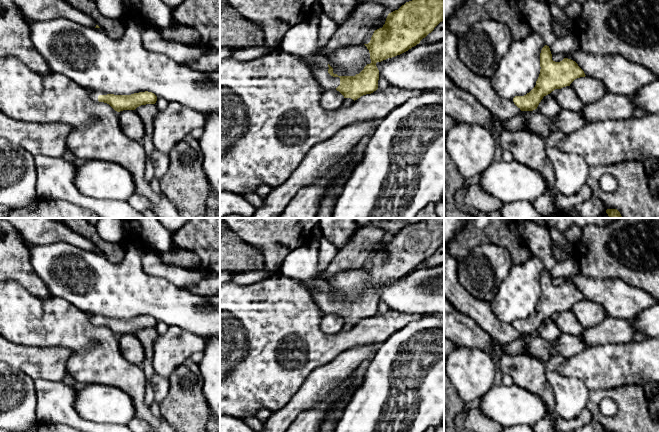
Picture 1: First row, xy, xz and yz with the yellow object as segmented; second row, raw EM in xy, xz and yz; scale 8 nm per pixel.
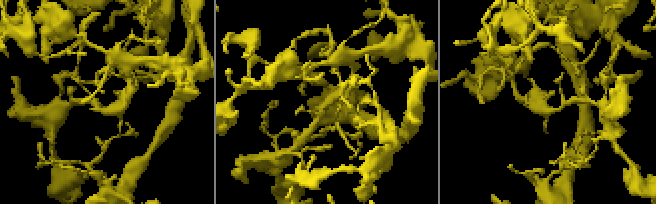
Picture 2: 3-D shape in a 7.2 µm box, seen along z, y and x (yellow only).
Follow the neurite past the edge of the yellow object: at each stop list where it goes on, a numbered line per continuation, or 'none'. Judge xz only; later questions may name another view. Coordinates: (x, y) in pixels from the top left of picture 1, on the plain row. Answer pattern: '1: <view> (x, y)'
1: xz (319, 291)

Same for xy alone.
1: xy (93, 319)

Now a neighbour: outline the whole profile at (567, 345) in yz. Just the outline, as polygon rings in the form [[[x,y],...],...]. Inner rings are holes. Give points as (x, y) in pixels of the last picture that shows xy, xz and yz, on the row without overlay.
[[[538,333],[521,335],[517,340],[502,346],[502,351],[509,355],[528,353],[539,358],[543,364],[553,355],[561,355],[566,359],[588,348],[582,336],[562,334],[554,344],[544,340]]]

